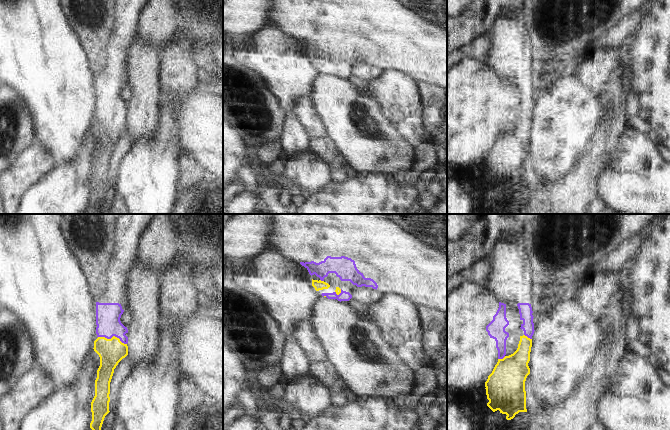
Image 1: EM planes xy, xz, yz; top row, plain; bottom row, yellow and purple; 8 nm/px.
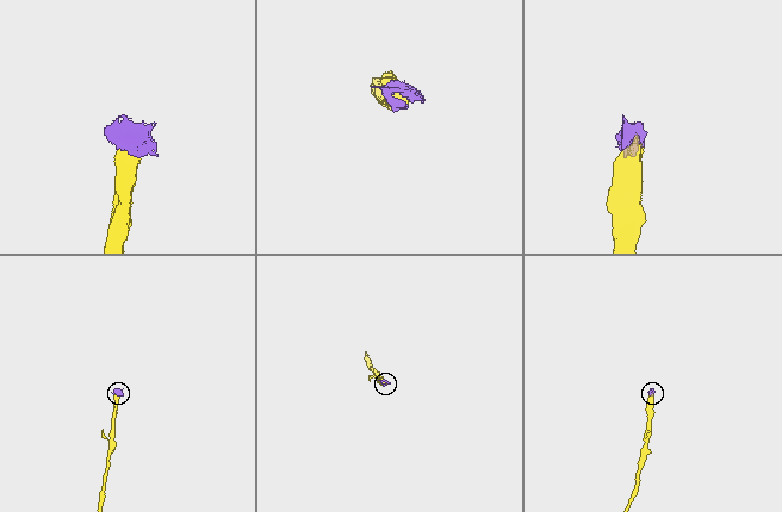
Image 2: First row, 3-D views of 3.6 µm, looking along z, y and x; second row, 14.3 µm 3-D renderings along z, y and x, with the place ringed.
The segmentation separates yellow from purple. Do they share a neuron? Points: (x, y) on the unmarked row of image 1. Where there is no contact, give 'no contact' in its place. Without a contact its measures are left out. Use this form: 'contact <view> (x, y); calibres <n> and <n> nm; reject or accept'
contact xy (112, 113); calibres 200 and 200 nm; accept

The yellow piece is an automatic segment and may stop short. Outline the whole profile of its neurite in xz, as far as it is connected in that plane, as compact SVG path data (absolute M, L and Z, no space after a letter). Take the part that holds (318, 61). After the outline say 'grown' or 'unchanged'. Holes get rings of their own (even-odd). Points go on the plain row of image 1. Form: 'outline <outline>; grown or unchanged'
outline M327 32L319 39L311 37L305 39L300 38L300 40L308 46L311 52L315 50L320 54L319 57L312 55L312 62L316 67L328 65L330 63L330 61L324 57L324 54L327 53L329 49L335 49L341 57L350 57L357 63L372 63L376 66L378 64L377 59L373 55L365 54L363 49L357 45L354 36L345 32Z; grown

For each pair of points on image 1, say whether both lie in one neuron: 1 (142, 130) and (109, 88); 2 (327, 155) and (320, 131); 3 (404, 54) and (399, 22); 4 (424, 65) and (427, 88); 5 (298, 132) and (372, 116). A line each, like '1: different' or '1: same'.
1: different
2: different
3: same
4: different
5: different

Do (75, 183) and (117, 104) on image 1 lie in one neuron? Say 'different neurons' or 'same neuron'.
different neurons

